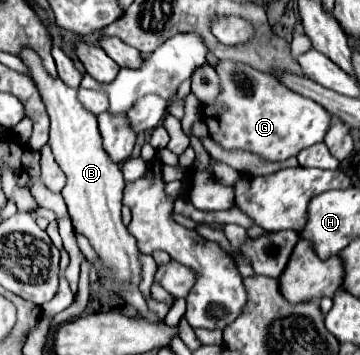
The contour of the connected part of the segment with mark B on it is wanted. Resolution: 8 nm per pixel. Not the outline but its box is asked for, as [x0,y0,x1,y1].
[20,48,142,288]

